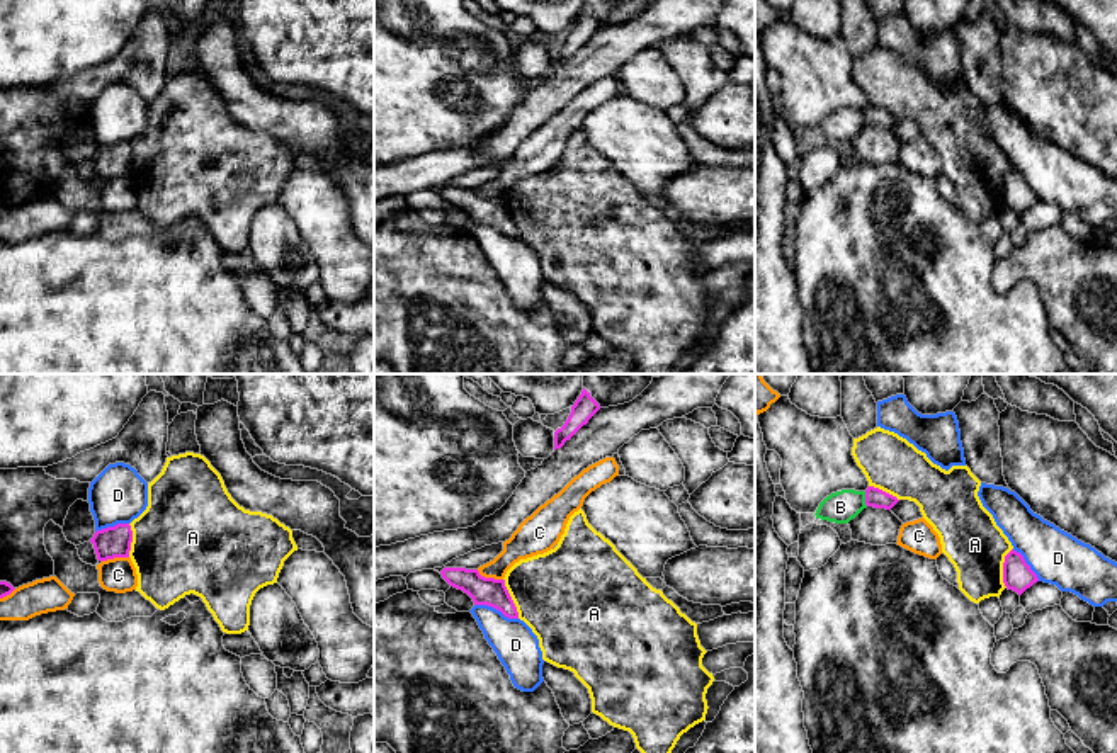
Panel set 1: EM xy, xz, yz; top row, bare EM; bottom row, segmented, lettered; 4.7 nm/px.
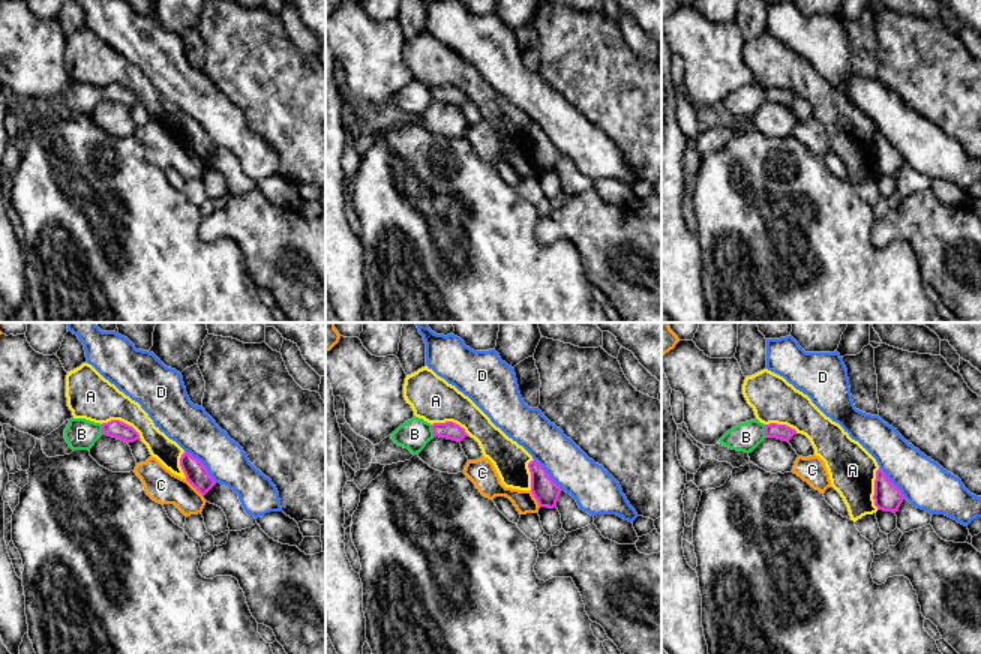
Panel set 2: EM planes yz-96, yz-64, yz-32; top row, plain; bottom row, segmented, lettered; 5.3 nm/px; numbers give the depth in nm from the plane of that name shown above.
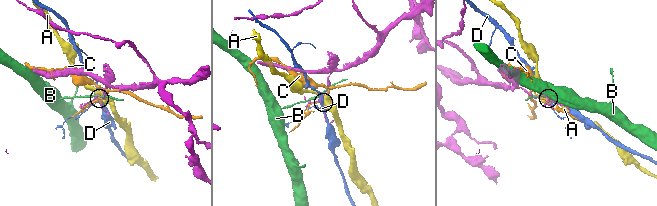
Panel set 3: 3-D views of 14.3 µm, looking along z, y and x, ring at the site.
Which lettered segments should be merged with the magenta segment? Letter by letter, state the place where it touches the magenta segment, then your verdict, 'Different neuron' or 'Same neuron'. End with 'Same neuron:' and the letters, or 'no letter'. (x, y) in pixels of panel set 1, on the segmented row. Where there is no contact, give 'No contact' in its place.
A: Touches magenta at xz (510, 599). Same neuron
B: Touches magenta at yz (866, 498). Different neuron
C: Touches magenta at xz (490, 578). Different neuron
D: Touches magenta at xz (497, 609). Different neuron
Same neuron: A

